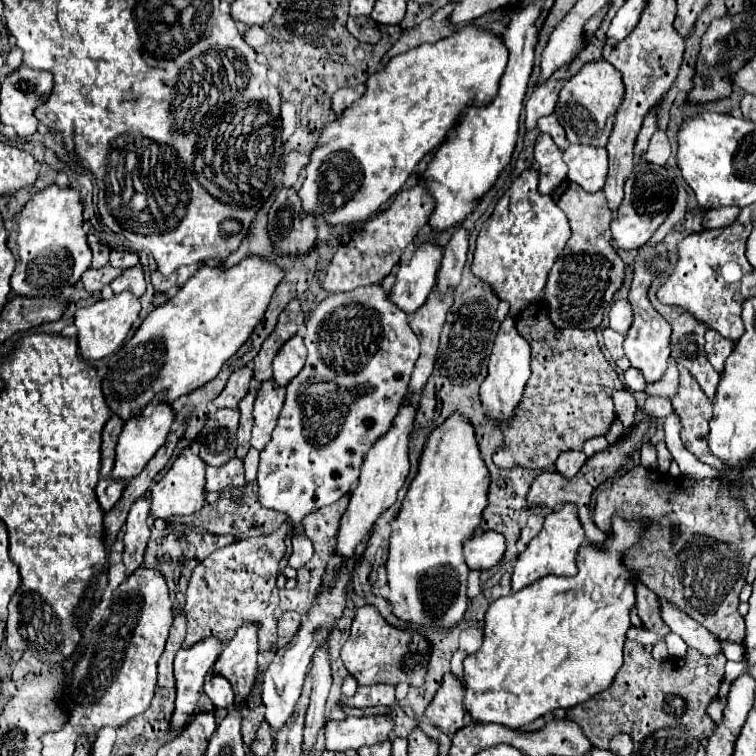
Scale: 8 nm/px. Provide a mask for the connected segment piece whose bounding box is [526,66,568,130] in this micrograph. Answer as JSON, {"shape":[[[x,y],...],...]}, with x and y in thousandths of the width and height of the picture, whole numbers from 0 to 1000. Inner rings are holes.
{"shape":[[[751,87],[741,90],[738,95],[733,95],[733,101],[722,108],[722,111],[714,111],[706,116],[701,132],[696,135],[696,172],[704,172],[709,169],[709,161],[717,156],[717,153],[725,153],[733,148],[733,140],[735,140],[735,132],[738,132],[738,122],[746,111],[746,95],[751,93]]]}

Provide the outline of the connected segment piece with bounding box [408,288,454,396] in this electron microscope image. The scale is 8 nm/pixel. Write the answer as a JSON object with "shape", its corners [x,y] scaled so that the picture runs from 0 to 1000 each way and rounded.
{"shape":[[[574,381],[569,386],[569,394],[548,415],[542,415],[542,431],[556,450],[556,471],[550,476],[545,503],[540,511],[545,524],[558,519],[566,497],[571,495],[579,463],[579,447],[590,423],[590,413],[595,410],[598,399],[601,399],[601,384],[595,384],[590,394],[579,394],[579,381]]]}

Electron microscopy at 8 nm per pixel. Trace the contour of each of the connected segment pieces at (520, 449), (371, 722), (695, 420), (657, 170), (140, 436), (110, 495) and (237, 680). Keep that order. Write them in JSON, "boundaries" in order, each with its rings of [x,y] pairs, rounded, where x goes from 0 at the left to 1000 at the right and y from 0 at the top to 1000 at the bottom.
{"boundaries":[[[[720,399],[696,407],[685,418],[683,434],[701,452],[704,497],[683,542],[685,550],[680,561],[667,566],[669,587],[653,601],[653,614],[661,619],[688,614],[701,622],[720,622],[733,616],[743,598],[770,595],[778,579],[802,577],[817,553],[810,519],[825,516],[825,508],[812,484],[794,466],[787,438],[733,434]]],[[[458,947],[455,952],[434,952],[431,960],[431,992],[455,995],[460,989],[479,989],[508,981],[521,968],[521,952],[516,947]]],[[[897,484],[897,489],[899,516],[889,529],[889,540],[902,558],[901,582],[923,608],[939,614],[947,622],[955,622],[955,608],[944,606],[937,593],[937,558],[942,553],[942,529],[929,521],[929,513],[923,511],[923,505],[918,505],[918,500],[913,500],[913,492],[907,487]]],[[[852,212],[841,214],[839,228],[833,230],[833,235],[828,235],[823,272],[817,272],[807,299],[812,325],[820,331],[849,328],[860,317],[860,312],[868,307],[868,302],[881,291],[892,265],[894,265],[894,243],[884,233],[884,225],[878,220],[868,220]]],[[[209,529],[193,534],[193,540],[185,545],[185,550],[169,556],[156,577],[156,587],[153,587],[153,611],[151,611],[151,622],[148,622],[148,632],[151,635],[164,635],[169,638],[172,632],[183,630],[188,624],[188,619],[193,616],[193,611],[206,601],[206,595],[220,585],[220,577],[225,571],[225,561],[230,556],[230,545],[222,534],[212,534]]],[[[135,632],[127,643],[127,656],[130,656],[130,667],[135,669],[138,677],[143,677],[161,656],[164,651],[164,638],[151,638],[151,635],[143,635],[143,632]]],[[[328,825],[312,833],[310,844],[296,854],[294,865],[280,881],[280,892],[296,894],[304,899],[312,929],[320,929],[336,905],[336,892],[341,884],[341,847],[339,847],[341,828]]]]}

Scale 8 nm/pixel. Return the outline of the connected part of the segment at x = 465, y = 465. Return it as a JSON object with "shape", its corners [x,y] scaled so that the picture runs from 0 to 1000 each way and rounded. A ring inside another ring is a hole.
{"shape":[[[601,548],[569,574],[556,606],[553,627],[540,646],[529,680],[519,690],[516,730],[511,741],[516,775],[513,796],[519,799],[521,815],[532,823],[556,833],[577,831],[579,836],[595,836],[611,823],[622,796],[619,757],[656,749],[669,728],[667,712],[659,704],[624,709],[632,701],[638,677],[646,667],[643,648],[646,619],[635,603],[627,569],[616,553]]]}

